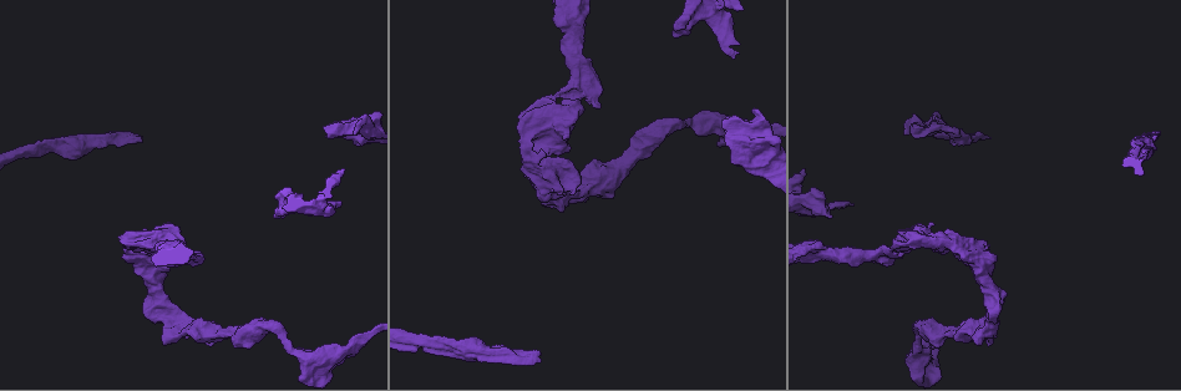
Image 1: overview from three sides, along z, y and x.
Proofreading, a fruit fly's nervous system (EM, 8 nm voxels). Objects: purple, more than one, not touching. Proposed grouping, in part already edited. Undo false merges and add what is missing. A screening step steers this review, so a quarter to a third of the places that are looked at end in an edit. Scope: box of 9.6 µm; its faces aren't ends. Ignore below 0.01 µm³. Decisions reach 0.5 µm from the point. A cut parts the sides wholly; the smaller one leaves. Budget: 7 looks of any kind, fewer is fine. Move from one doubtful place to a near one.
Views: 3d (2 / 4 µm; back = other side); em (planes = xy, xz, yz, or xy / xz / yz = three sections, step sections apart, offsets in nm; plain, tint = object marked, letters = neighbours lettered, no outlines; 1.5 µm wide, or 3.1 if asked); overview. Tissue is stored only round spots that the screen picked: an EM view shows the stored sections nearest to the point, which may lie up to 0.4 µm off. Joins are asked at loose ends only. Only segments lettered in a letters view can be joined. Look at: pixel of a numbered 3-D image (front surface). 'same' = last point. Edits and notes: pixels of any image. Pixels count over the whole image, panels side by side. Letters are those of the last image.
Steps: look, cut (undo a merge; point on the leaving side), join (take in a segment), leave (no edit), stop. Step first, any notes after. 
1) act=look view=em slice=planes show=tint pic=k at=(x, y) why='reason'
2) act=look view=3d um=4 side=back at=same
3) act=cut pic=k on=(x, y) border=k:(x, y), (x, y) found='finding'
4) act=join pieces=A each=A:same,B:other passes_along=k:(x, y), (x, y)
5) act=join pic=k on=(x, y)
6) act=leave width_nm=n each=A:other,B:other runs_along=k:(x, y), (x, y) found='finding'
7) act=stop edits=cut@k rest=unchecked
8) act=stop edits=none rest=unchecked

act=look view=3d um=2 side=back pic=1 at=(902, 257) why='tapers out'

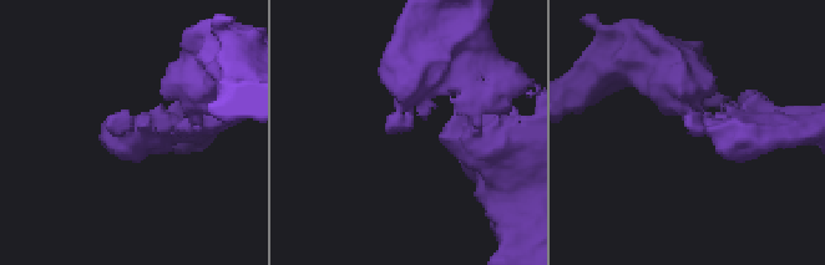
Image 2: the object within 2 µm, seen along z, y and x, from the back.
act=look view=em slice=planes show=letters pic=2 at=(386, 130) arm_widths_nm=160,220 why='shape alone is not enough'

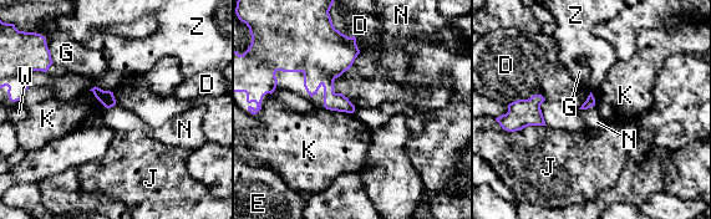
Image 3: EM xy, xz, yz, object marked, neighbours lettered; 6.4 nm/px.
act=leave each=D:other,E:other,G:other,J:other,K:other,N:other,W:other,Z:other border=3:(333, 25), (354, 36), (360, 51) found='no lettered segment goes on from it'

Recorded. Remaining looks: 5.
act=look view=em slice=xy step=8 show=tint pic=1 at=(675, 38) why='free end'

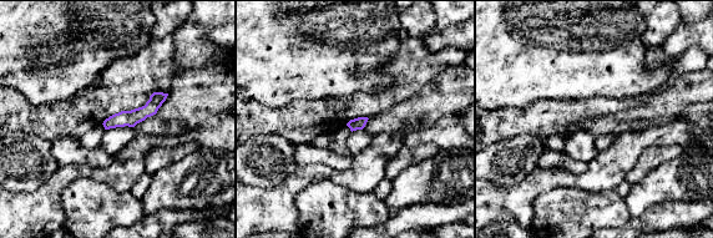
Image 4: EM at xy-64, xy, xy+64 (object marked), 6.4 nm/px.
act=look view=em slice=planes show=letters at=same

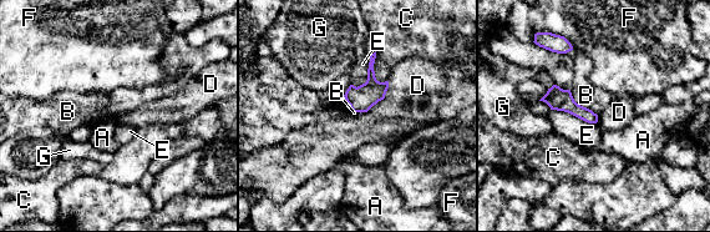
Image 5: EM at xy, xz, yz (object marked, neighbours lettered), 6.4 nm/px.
act=leave each=A:other,B:other,C:other,D:other,E:other,F:other,G:other border=5:(569, 90), (578, 104), (597, 115) found='no lettered segment goes on from it'

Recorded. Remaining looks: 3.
act=look view=3d um=2 pic=1 at=(353, 132) why='an open end'

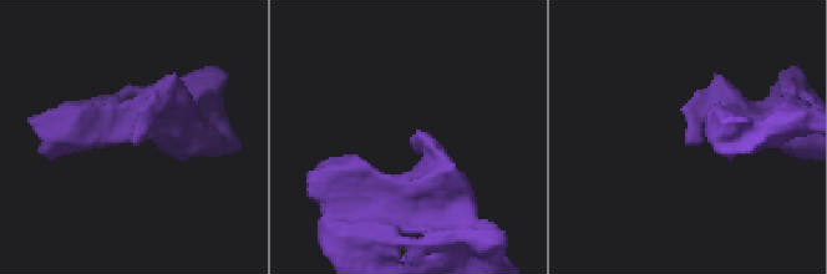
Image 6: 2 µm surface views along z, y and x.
act=look view=em slice=xz step=4 show=letters pic=6 at=(137, 144) why='need the tissue'

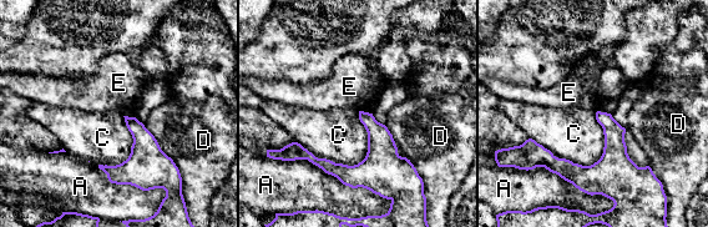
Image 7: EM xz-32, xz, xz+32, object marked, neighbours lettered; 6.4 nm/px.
act=leave longest_contact=A:550nm each=A:other,C:other,D:other,E:other border=7:(530, 137), (582, 165), (605, 146) found='none of them fits'

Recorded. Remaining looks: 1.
act=stop edits=none rest=unchecked

